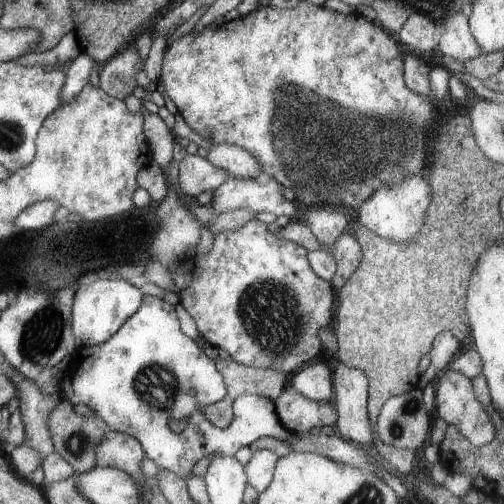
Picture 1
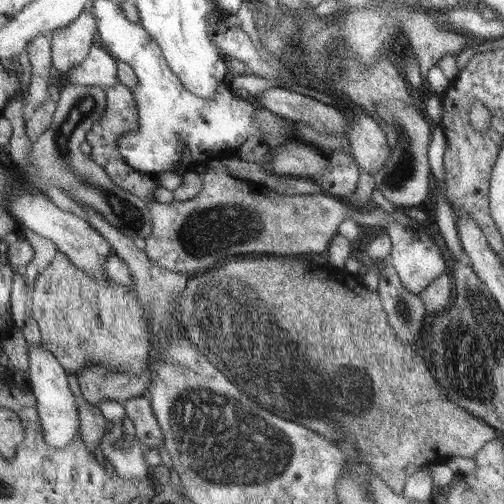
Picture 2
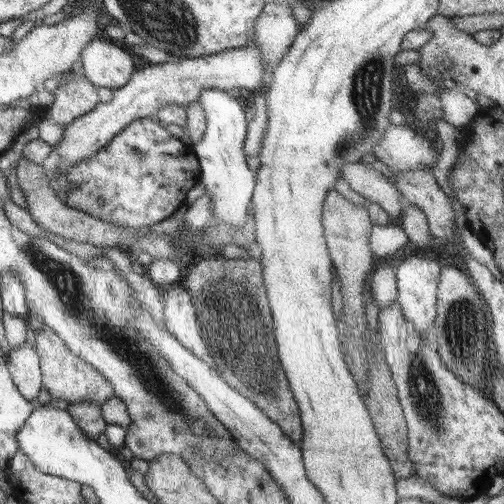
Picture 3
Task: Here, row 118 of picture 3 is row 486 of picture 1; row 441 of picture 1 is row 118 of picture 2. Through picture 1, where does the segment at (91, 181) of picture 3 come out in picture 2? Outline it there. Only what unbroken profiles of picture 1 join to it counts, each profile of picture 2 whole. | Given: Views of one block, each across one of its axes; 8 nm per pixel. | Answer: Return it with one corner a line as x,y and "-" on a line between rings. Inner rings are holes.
117,82
117,84
113,84
113,86
109,86
109,88
103,88
103,92
105,92
105,98
107,98
107,110
105,110
105,114
101,116
101,120
99,120
95,126
91,126
91,130
87,132
87,140
85,140
85,142
91,146
91,160
107,174
107,178
109,178
115,186
119,186
121,190
125,190
125,192
129,192
129,194
135,194
141,202
151,202
151,200
153,200
153,198
151,198
151,190
153,190
155,186
159,186
159,184
157,184
157,174
141,174
141,172
137,172
137,170
131,170
131,168
123,162
123,156
121,156
119,150
117,150
117,138
119,138
121,134
127,134
127,132
131,132
131,130
137,128
137,118
135,118
137,106
135,106
133,90
127,88
125,84

